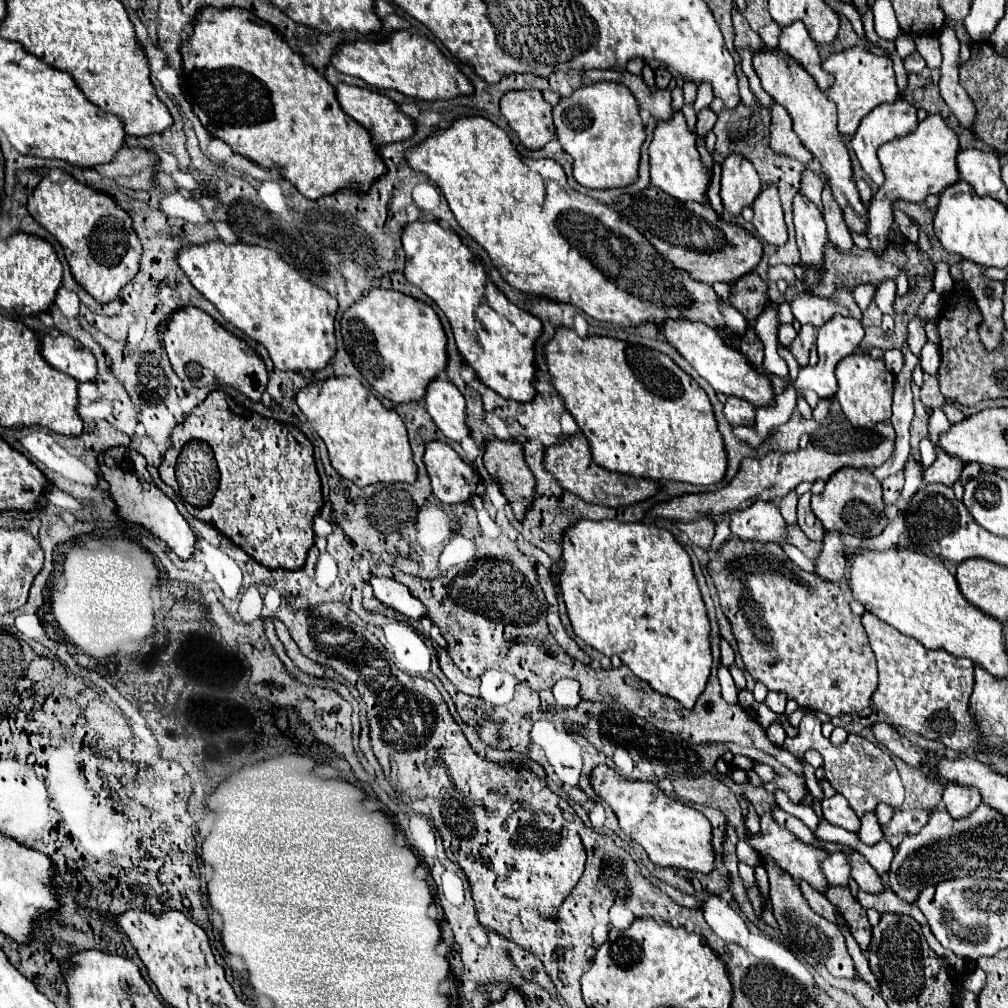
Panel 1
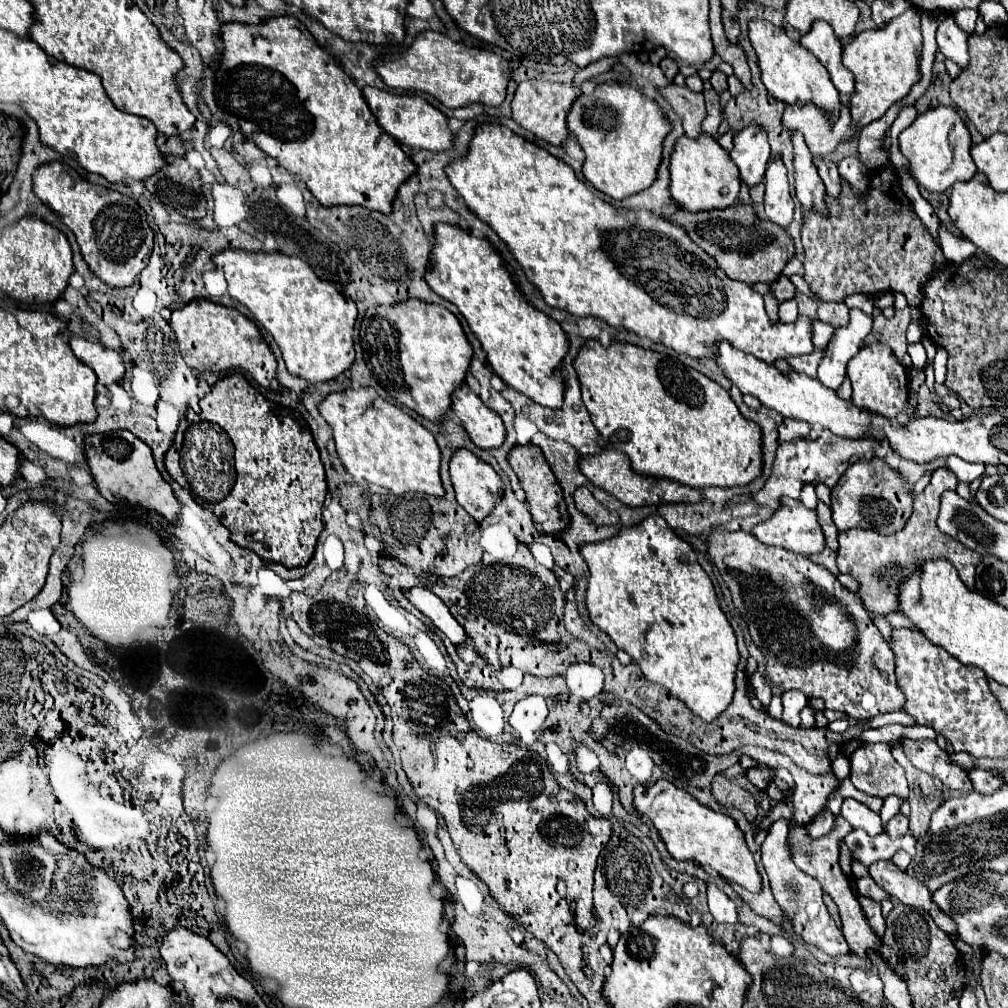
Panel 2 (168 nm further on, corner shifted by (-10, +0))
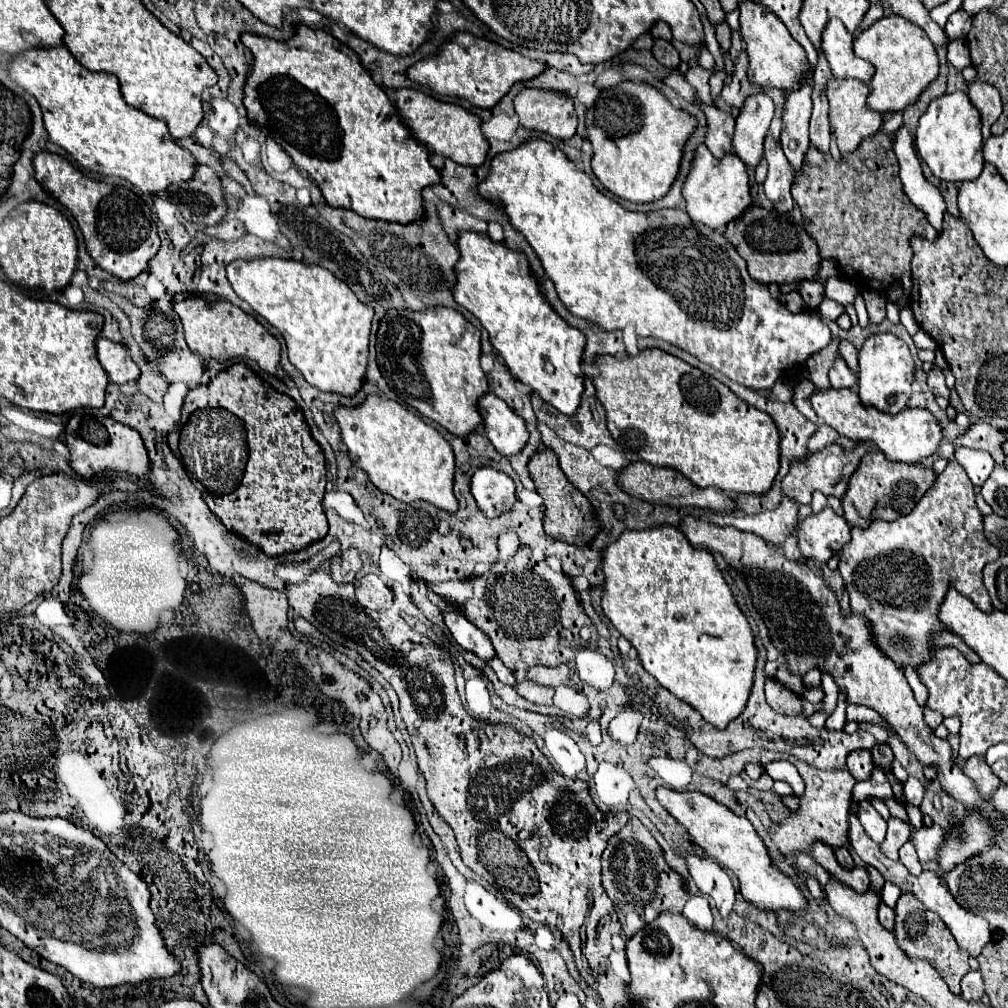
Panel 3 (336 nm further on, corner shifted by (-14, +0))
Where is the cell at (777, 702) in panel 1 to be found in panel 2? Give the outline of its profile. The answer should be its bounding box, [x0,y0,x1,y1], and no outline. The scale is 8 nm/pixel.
[782,691,808,727]

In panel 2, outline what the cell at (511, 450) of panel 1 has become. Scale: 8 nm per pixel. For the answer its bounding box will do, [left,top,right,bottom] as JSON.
[508,445,570,533]

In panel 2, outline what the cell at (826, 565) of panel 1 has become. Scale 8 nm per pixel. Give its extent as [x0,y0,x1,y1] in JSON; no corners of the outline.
[836,467,982,615]

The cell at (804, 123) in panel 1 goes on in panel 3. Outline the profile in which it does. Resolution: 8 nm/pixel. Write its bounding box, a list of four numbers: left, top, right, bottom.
[740,1,808,91]

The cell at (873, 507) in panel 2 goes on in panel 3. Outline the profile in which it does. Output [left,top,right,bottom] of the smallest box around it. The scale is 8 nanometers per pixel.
[842,451,936,527]

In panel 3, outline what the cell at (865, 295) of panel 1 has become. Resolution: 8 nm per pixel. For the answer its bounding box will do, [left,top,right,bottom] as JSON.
[826,275,856,305]

